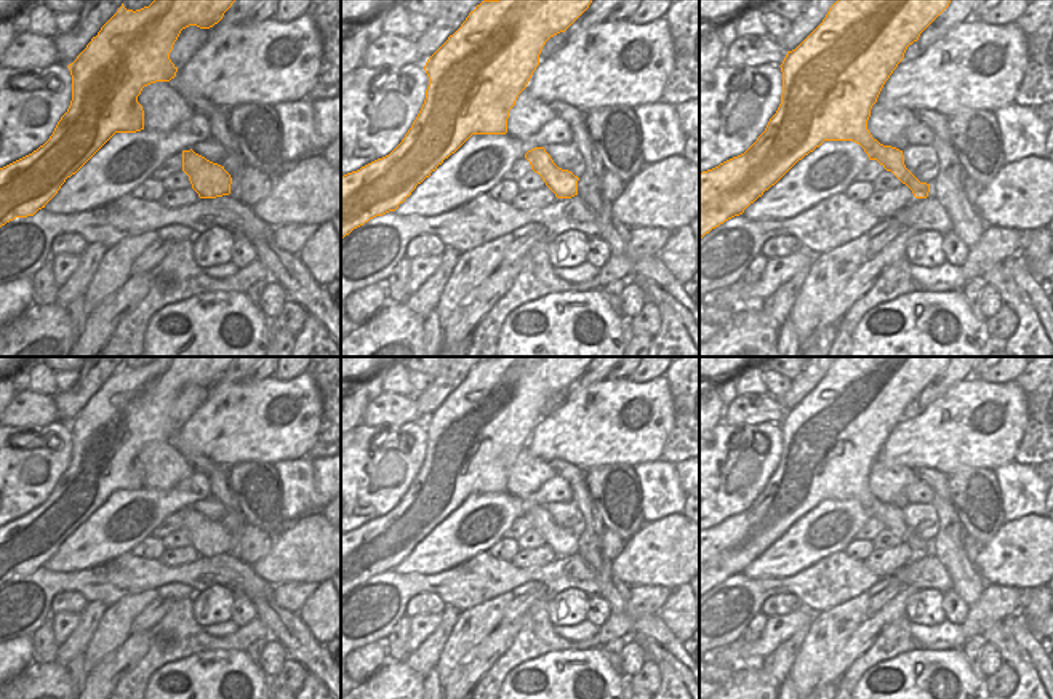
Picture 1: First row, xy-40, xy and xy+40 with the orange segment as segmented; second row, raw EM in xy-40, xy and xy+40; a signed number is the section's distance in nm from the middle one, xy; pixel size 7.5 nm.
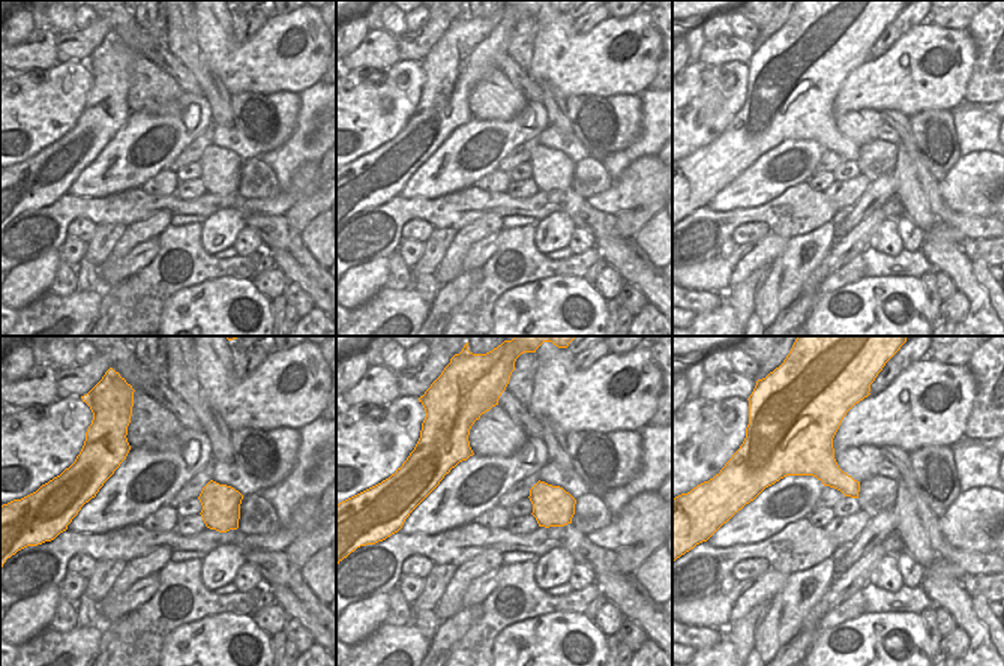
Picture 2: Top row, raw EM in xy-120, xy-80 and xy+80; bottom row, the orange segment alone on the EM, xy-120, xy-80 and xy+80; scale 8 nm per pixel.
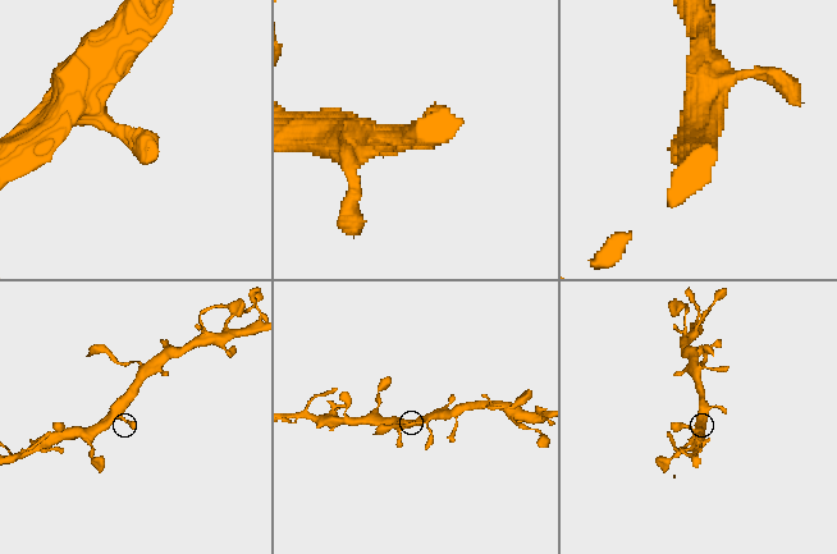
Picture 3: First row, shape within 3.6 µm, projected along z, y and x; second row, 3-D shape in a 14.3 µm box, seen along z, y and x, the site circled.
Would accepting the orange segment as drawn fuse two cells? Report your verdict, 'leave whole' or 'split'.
leave whole

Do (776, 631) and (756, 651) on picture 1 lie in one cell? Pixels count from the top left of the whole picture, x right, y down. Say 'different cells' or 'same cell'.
same cell

